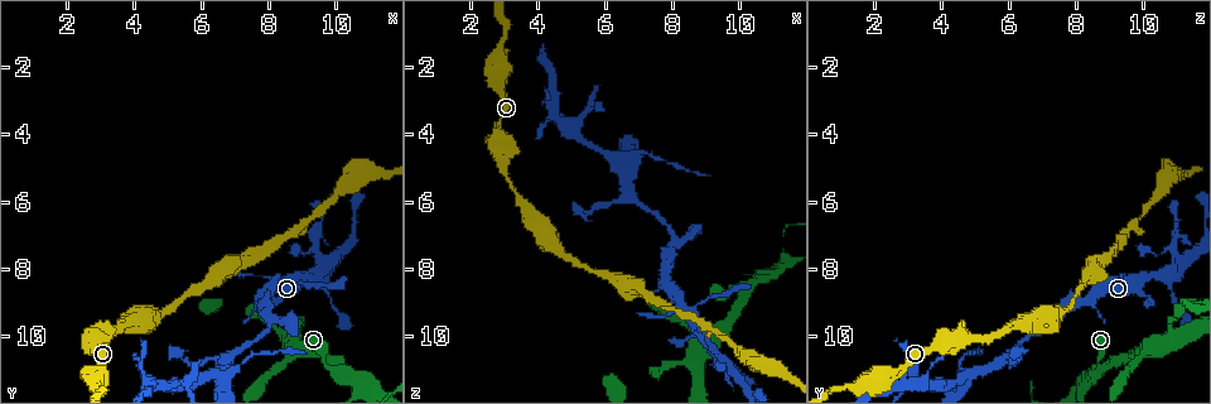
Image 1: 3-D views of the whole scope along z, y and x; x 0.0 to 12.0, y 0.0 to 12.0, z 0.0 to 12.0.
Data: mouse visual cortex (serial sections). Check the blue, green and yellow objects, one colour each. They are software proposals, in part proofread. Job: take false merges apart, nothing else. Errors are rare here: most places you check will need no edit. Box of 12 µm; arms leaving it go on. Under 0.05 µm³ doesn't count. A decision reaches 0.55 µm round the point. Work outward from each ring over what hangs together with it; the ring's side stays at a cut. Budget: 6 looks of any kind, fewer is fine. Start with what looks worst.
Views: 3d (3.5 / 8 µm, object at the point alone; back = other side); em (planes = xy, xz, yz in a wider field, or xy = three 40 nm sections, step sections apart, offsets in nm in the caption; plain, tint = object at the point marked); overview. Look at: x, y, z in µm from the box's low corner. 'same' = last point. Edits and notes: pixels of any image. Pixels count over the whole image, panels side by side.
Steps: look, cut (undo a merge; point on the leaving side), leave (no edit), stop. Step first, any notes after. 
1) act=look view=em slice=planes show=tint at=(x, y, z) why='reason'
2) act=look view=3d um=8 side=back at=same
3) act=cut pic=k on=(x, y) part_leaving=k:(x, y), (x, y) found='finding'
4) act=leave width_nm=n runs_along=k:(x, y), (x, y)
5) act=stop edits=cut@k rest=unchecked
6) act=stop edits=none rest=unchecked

act=look view=3d um=8 at=(10.1, 11.1, 8.6) why='side arm on a straight run'

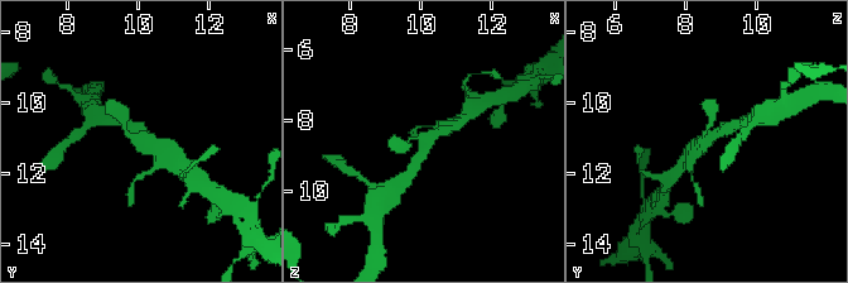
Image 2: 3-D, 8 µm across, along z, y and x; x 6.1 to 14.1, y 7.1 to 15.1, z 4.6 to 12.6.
act=look view=3d um=3.5 side=back at=(10.2, 11.0, 8.6) why='closer look'

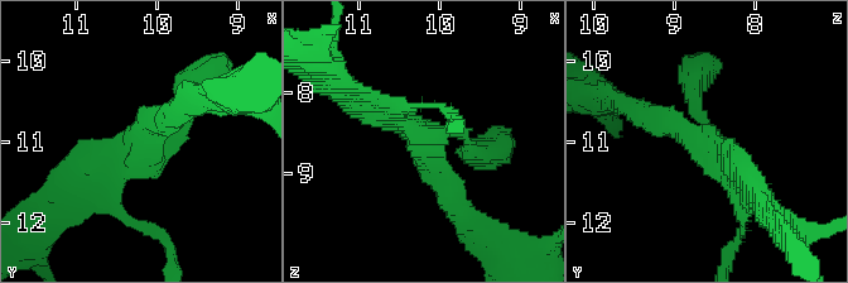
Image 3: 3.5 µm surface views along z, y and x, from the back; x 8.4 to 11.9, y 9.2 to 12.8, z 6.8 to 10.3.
act=look view=em slice=planes show=tint at=(10.15, 11.05, 8.60)

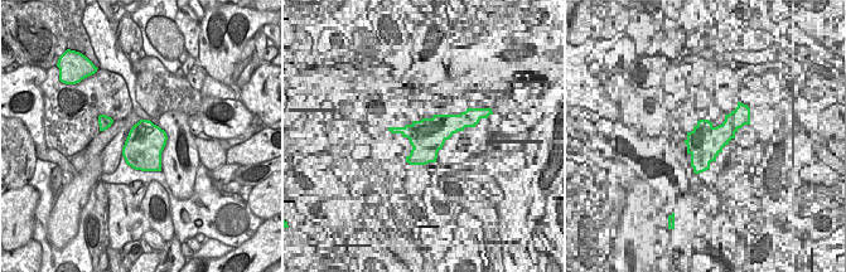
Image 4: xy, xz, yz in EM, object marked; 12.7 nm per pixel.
act=leave arm_widths_nm=200,300,300 runs_along=3:(473, 156), (454, 133), (424, 143), (454, 204) found='one cell here'

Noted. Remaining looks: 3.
act=look view=3d um=8 at=(6.4, 11.1, 4.8) why='sharp bend'

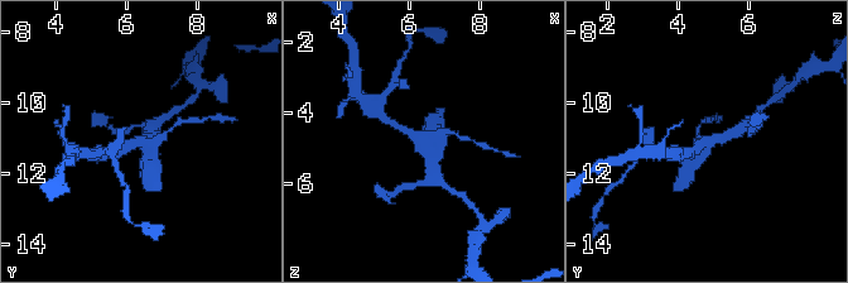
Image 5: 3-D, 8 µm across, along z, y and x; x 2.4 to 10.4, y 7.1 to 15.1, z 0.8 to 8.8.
act=look view=3d um=3.5 at=(6.4, 11.1, 4.8)

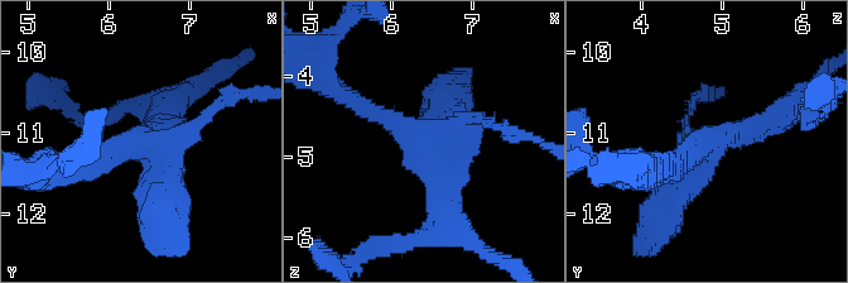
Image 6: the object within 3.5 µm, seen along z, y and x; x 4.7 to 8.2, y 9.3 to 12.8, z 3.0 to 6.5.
act=look view=em slice=xy step=3 show=tint at=(6.40, 11.10, 4.85) arms=4 arm_widths_nm=200,250,350,350 why='shape alone is not enough'

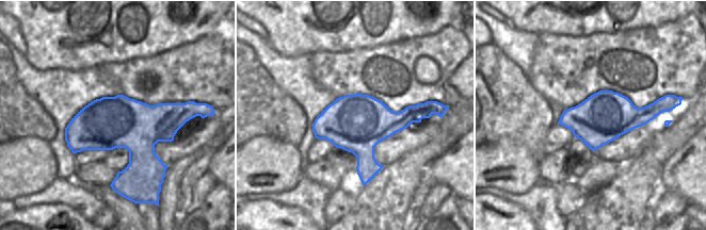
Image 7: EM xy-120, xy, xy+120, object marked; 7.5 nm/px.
act=leave width_nm=440 runs_along=6:(447, 214), (424, 145), (355, 104) found='continuous, no second cell'

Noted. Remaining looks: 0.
act=stop edits=none rest=unchecked

